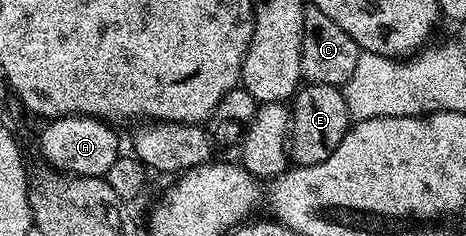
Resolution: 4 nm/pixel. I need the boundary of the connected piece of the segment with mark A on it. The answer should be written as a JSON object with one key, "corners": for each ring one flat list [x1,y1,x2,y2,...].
{"corners":[[69,114,67,118,47,121,38,138,38,150,47,158,53,169,63,174,75,174,85,178,101,178,116,164,120,156,118,134,113,125,100,118,88,118,84,114]]}

